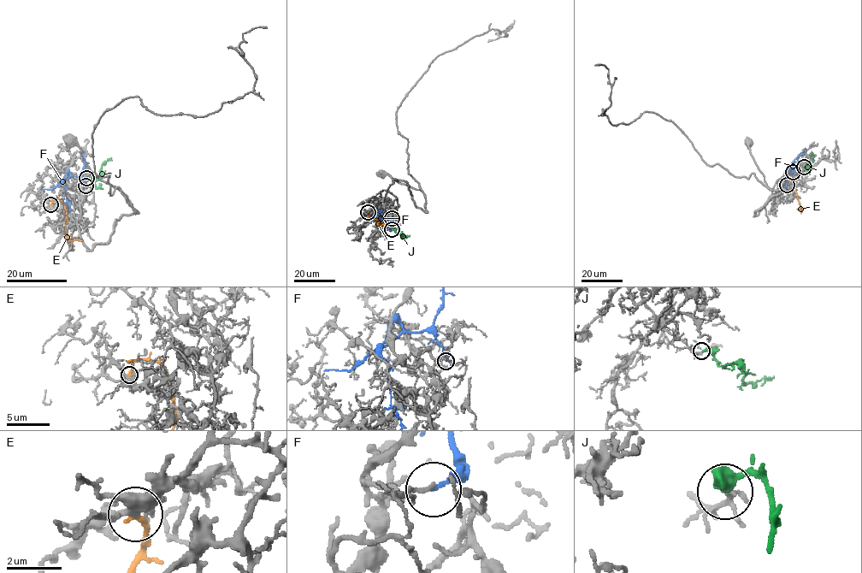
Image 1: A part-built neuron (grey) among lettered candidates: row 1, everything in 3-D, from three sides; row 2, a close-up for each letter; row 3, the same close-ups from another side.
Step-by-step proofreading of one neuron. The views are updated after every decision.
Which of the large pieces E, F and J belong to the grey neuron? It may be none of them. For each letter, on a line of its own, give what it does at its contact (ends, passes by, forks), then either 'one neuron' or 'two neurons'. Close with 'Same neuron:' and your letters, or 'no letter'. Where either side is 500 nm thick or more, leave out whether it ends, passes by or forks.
E: it ends there; two neurons
F: it ends there; two neurons
J: it ends there; one neuron
Same neuron: J

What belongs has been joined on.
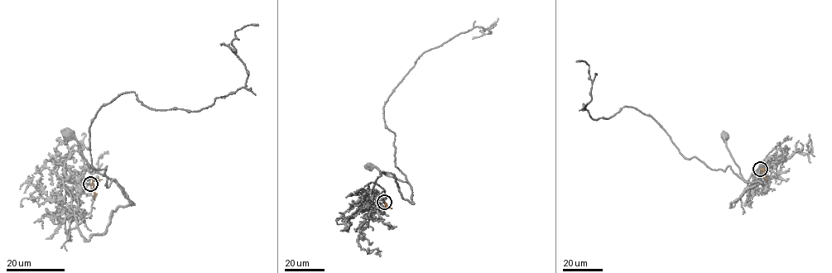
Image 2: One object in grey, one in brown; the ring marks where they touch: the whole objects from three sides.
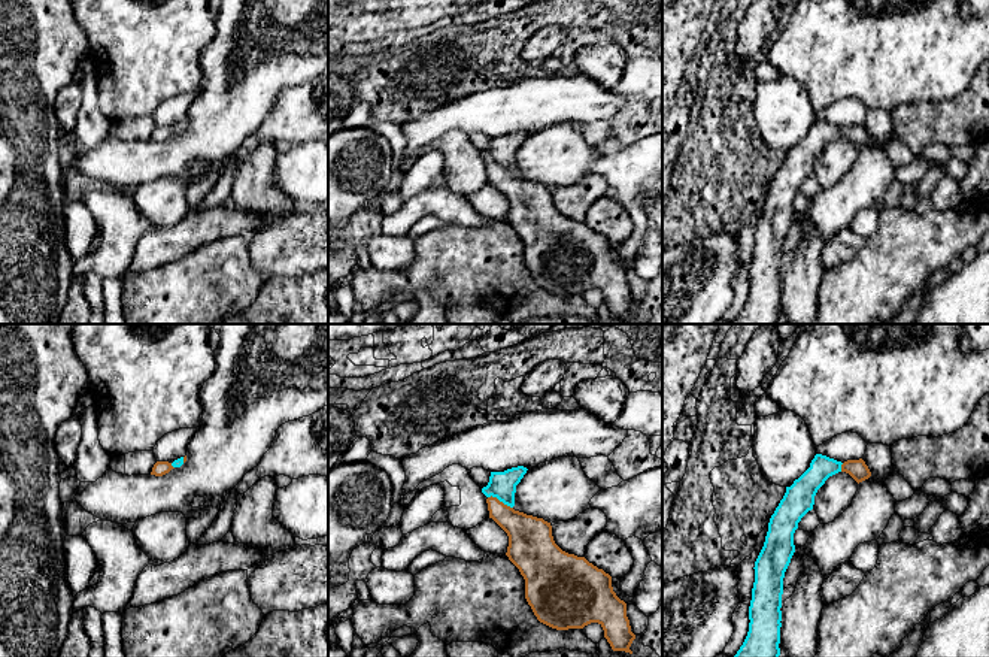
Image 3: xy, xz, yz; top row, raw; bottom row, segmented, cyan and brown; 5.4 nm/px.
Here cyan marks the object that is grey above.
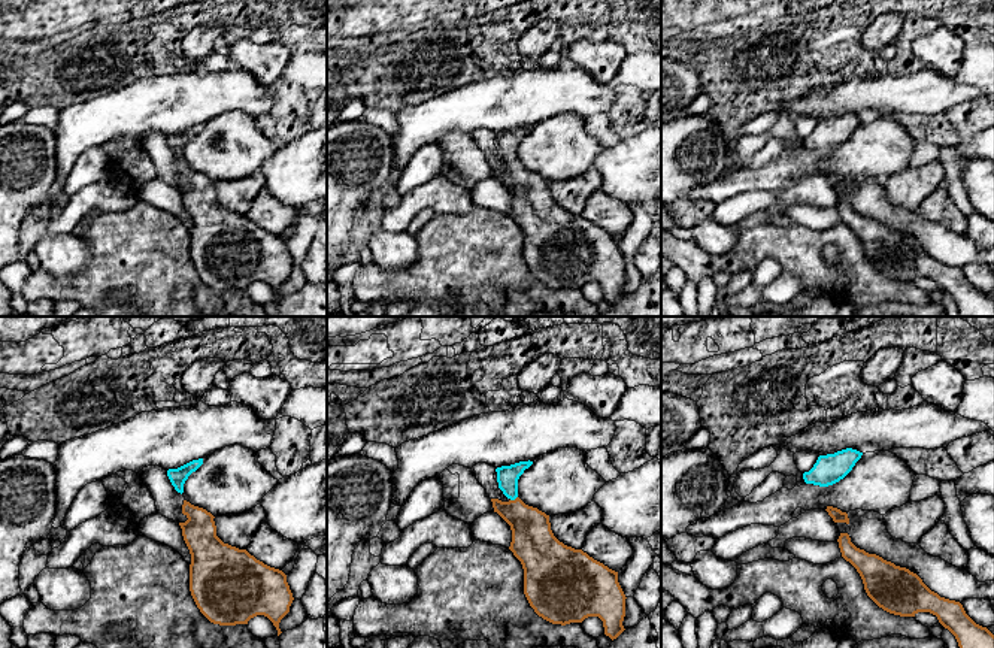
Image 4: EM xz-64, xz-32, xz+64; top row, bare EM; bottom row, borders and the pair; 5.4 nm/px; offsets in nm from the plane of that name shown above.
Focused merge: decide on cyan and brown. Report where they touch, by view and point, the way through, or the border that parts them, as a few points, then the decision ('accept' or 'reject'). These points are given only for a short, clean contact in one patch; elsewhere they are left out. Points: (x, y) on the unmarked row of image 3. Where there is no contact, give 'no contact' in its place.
meets cyan in xz at (500, 166); runs through xz (501, 150), (500, 166), (500, 173), (528, 202); accept

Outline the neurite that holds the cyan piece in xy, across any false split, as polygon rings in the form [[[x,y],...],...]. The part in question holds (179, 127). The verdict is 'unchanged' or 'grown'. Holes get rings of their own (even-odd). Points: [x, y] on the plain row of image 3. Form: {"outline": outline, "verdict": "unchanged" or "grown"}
{"outline": [[[186,121],[175,125],[173,128],[169,127],[157,127],[152,133],[151,140],[163,142],[169,139],[175,133],[180,133],[186,127]]], "verdict": "grown"}

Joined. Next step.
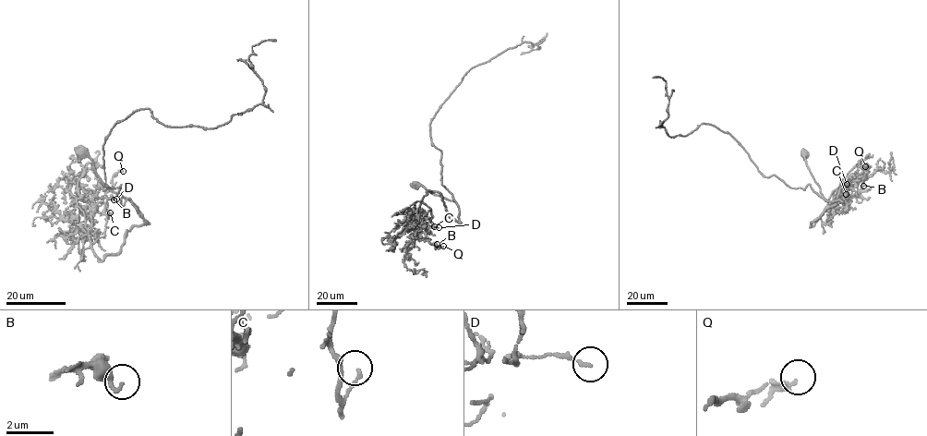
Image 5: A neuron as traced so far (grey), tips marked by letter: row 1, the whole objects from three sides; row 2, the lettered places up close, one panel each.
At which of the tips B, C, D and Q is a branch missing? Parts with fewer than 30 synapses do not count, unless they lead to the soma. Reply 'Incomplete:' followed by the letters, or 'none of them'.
Incomplete: none of them

